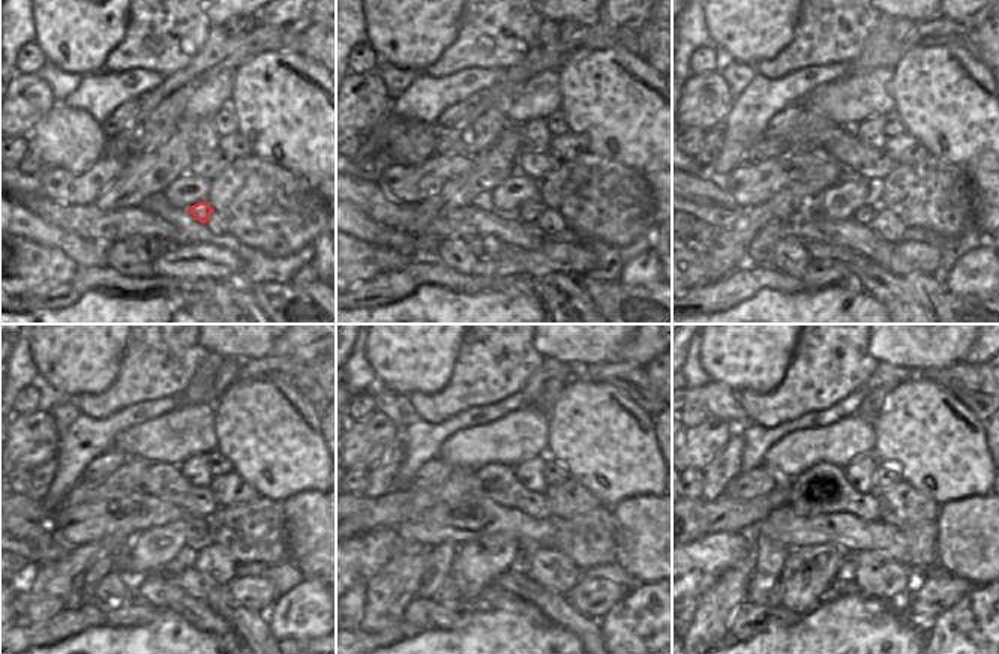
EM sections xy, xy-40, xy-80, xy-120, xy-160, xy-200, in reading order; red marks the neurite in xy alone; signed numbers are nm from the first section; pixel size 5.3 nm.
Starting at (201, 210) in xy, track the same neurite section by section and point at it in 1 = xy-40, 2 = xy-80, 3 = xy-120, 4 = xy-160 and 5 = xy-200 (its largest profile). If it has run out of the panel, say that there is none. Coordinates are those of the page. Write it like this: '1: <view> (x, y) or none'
1: xy-40 (530, 212)
2: xy-80 (864, 215)
3: xy-120 (186, 557)
4: xy-160 (521, 563)
5: xy-200 (846, 572)

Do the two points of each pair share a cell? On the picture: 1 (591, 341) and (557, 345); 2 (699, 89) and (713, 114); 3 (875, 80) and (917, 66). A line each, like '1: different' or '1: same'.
1: same
2: same
3: different

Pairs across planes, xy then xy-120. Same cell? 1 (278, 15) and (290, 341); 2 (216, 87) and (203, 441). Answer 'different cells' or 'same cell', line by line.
1: same cell
2: same cell

